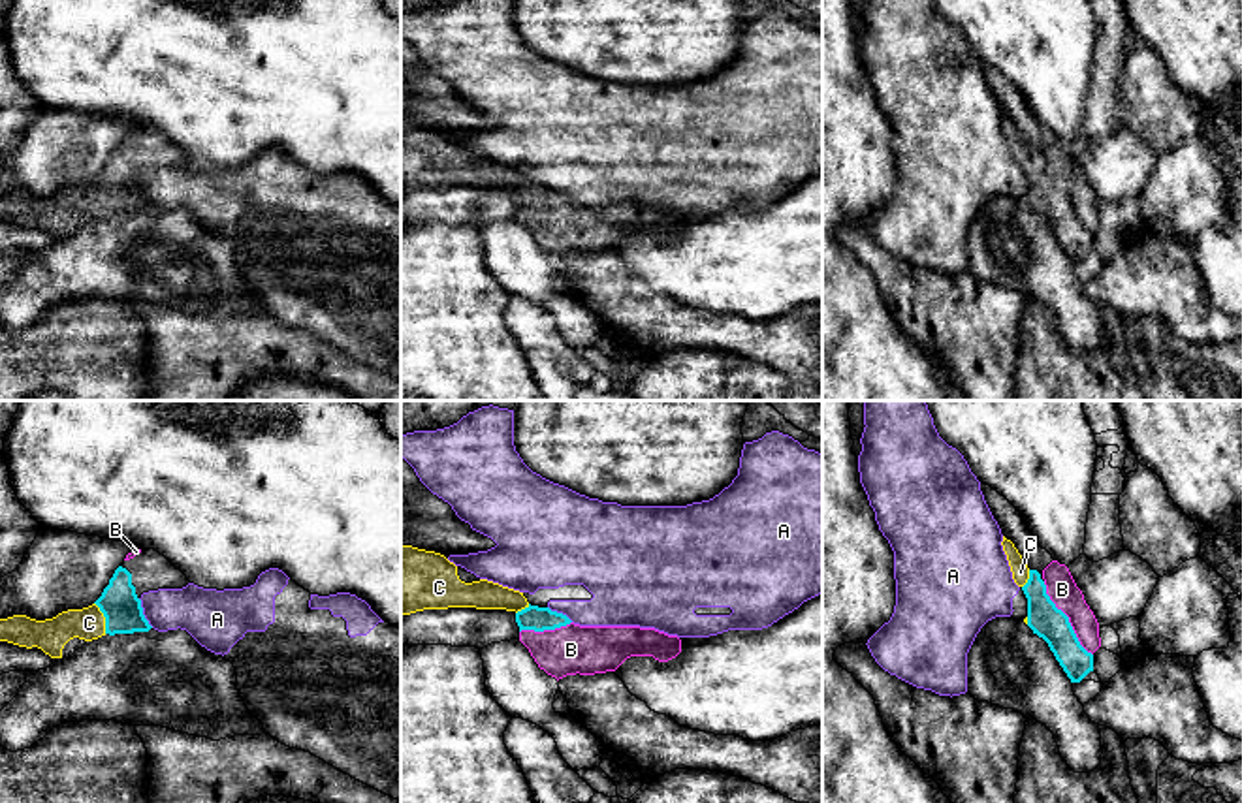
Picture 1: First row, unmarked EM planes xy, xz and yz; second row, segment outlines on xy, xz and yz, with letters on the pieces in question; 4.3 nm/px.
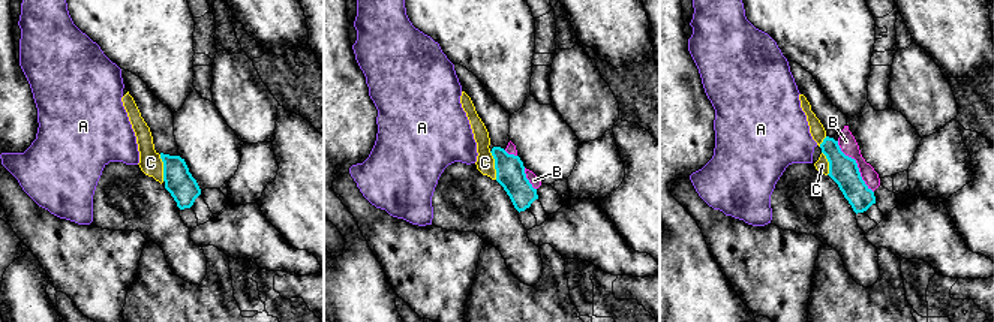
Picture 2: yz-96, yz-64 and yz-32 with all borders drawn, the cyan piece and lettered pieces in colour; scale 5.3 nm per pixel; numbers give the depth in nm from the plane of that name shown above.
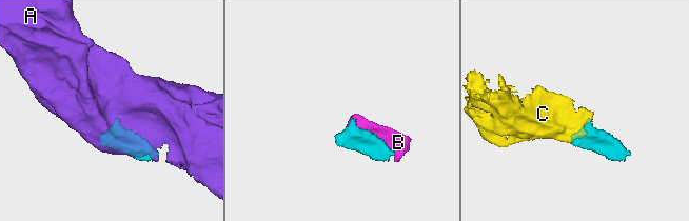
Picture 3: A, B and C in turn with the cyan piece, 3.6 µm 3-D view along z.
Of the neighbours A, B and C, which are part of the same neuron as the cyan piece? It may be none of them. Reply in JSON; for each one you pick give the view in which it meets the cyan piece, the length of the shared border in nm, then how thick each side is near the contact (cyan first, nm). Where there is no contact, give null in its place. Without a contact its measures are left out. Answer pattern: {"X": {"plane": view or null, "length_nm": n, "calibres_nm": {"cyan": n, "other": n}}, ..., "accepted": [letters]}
{"B": {"plane": "yz", "length_nm": 380, "calibres_nm": {"cyan": 150, "other": 130}}, "C": {"plane": "xy", "length_nm": 140, "calibres_nm": {"cyan": 170, "other": 140}}, "accepted": ["B", "C"]}

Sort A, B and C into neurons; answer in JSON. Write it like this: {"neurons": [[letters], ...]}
{"neurons": [["A"], ["B", "C"]]}

